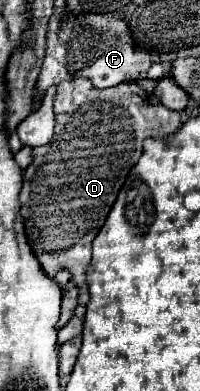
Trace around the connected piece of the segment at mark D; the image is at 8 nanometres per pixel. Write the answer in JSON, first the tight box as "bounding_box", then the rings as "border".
{"bounding_box":[20,78,178,306],"border":[[[74,78],[72,82],[60,82],[54,96],[54,114],[56,128],[54,138],[46,146],[32,148],[32,164],[24,170],[22,190],[20,190],[20,216],[24,218],[28,244],[40,262],[42,270],[54,278],[60,270],[70,270],[74,284],[80,290],[80,306],[88,304],[88,288],[86,288],[86,266],[90,262],[90,244],[98,230],[102,228],[120,186],[124,184],[130,168],[138,162],[142,154],[142,140],[148,136],[168,136],[170,124],[166,120],[174,120],[178,112],[166,106],[152,106],[146,98],[144,108],[144,92],[138,82],[122,82],[112,88],[94,88],[86,78]]]}

